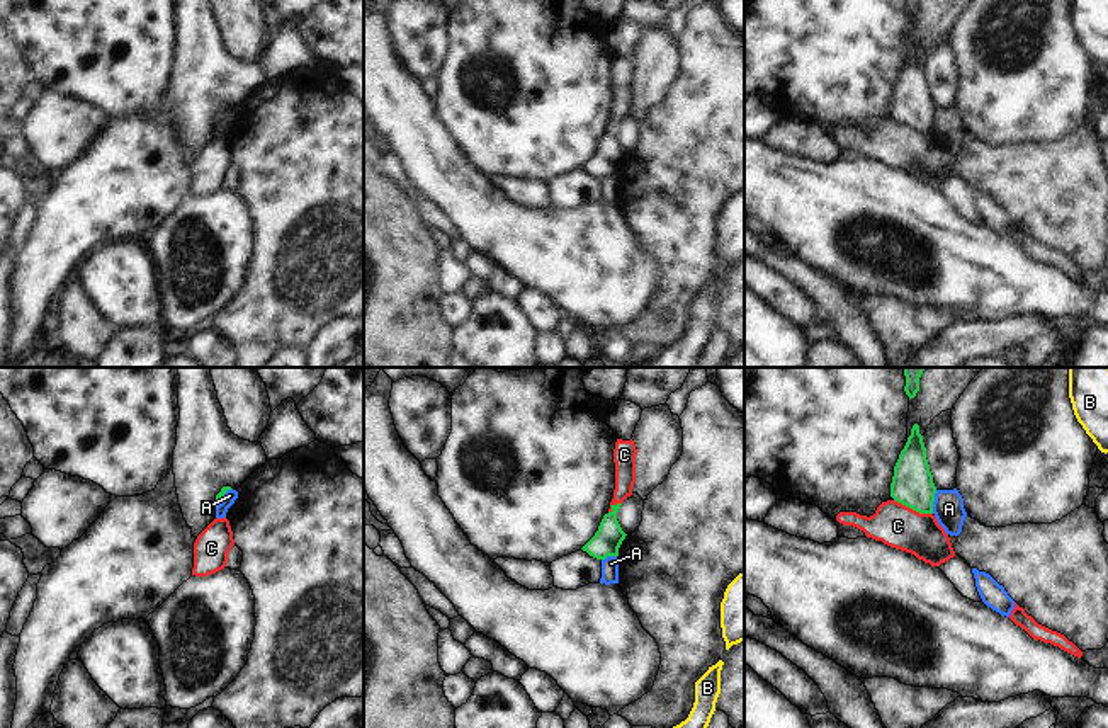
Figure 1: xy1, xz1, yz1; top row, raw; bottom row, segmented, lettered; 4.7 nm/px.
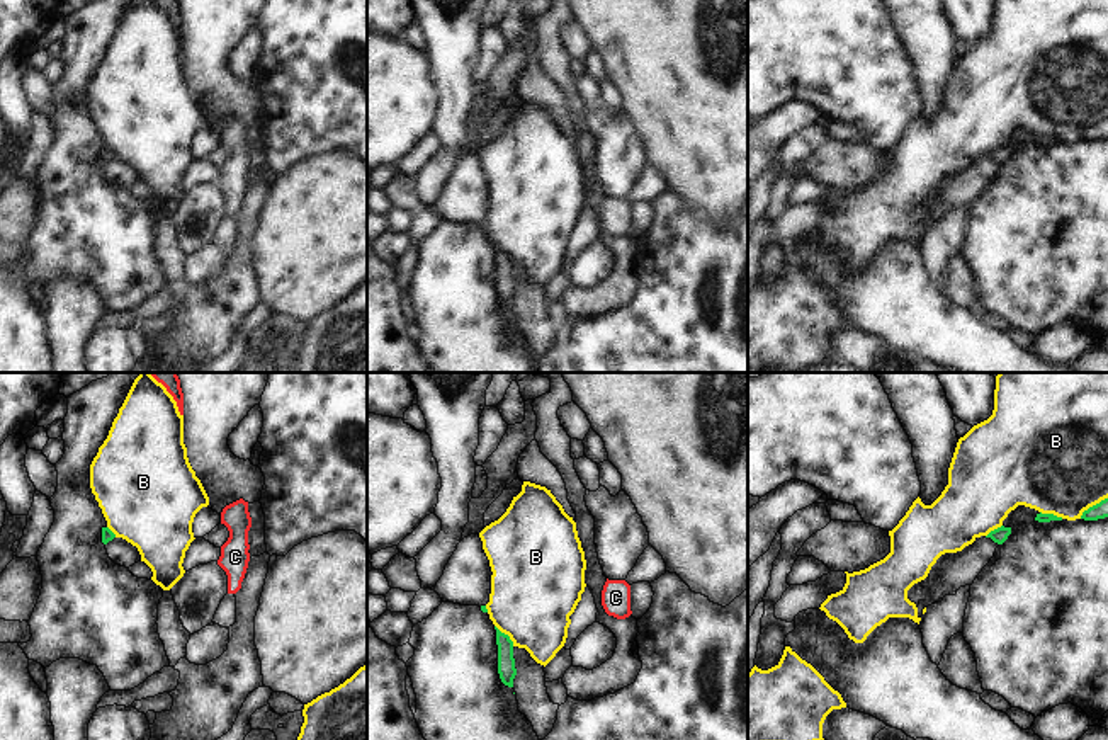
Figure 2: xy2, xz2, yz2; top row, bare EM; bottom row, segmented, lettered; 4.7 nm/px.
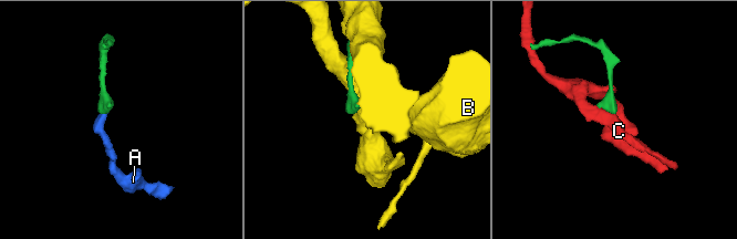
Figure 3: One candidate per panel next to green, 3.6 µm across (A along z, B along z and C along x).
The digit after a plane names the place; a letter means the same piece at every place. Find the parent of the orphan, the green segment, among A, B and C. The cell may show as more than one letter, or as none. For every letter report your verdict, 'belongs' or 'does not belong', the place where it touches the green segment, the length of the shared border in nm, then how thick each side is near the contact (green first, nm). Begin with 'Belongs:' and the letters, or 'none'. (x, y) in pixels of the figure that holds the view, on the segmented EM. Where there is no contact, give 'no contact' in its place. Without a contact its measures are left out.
Belongs: none
A: does not belong; contact yz1 (933, 500); length 110 nm; calibres 190 and 140 nm
B: does not belong; contact yz2 (1093, 506); length 170 nm; calibres 80 and 460 nm
C: does not belong; contact yz1 (913, 509); length 200 nm; calibres 190 and 200 nm

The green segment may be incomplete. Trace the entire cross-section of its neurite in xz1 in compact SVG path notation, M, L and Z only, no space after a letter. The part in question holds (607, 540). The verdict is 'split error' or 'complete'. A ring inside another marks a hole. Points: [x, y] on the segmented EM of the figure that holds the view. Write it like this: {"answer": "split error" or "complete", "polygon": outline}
{"answer": "complete", "polygon": "M622 503L610 505L612 510L603 515L595 536L581 548L590 556L596 560L605 560L607 556L619 556L619 548L627 536L617 520L617 512L620 505Z"}

